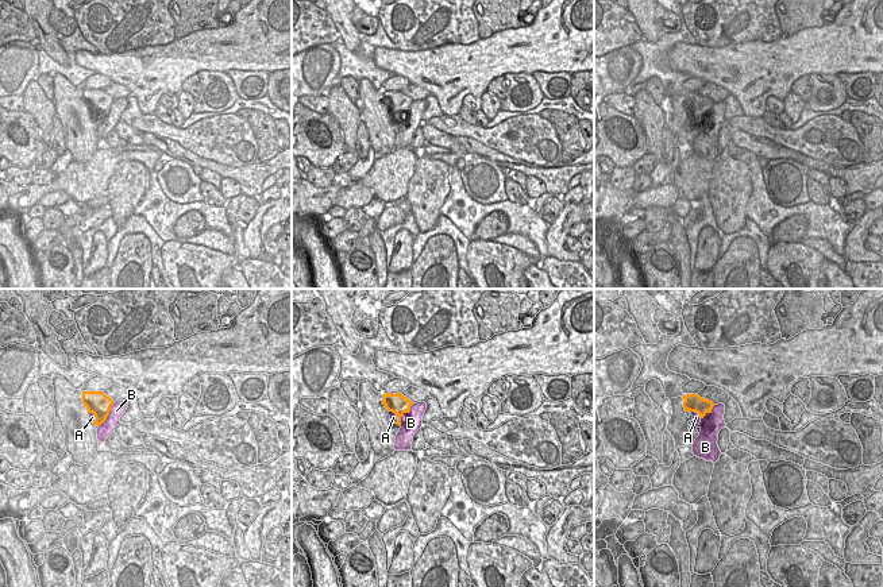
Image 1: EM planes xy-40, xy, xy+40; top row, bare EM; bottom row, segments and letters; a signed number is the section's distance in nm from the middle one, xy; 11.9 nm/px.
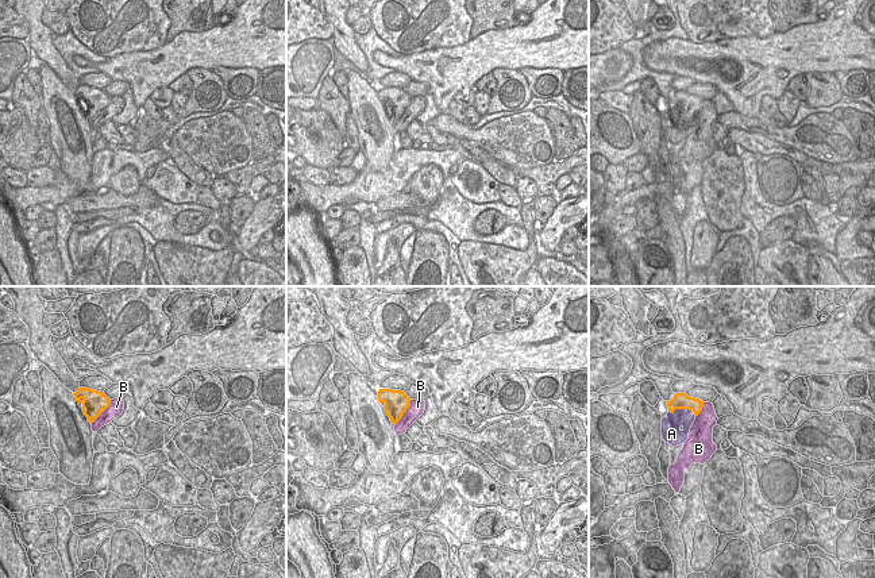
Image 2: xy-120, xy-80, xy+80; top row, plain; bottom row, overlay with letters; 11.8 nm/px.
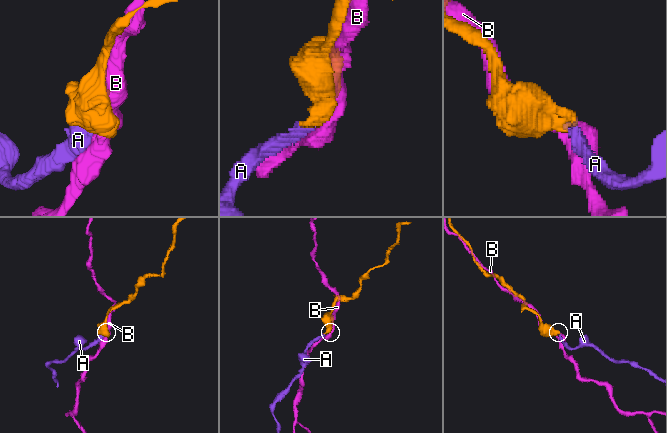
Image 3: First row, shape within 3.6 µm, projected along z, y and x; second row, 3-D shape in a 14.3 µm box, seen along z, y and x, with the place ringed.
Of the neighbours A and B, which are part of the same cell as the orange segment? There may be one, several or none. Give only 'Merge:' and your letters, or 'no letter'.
Merge: A

